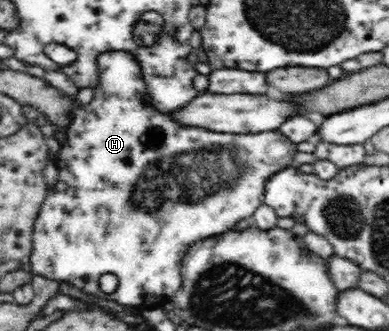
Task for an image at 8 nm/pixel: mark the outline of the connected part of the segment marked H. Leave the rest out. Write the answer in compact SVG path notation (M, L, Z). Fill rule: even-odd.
M111 50L99 54L97 61L99 83L93 90L94 97L76 111L66 139L52 159L57 167L59 183L49 187L47 198L35 220L34 246L29 262L33 274L54 281L64 280L85 294L101 296L121 306L162 308L182 285L180 270L183 257L187 254L185 250L199 240L233 230L235 224L245 218L252 218L255 210L264 204L268 180L292 168L291 164L299 150L280 130L267 130L259 134L219 134L203 128L175 126L169 118L143 106L147 91L142 81L142 70L133 54ZM197 182L203 190L215 196L203 200L199 196ZM103 274L115 274L118 278L118 287L110 295L99 289L99 278ZM82 277L88 278L88 281L83 282Z

